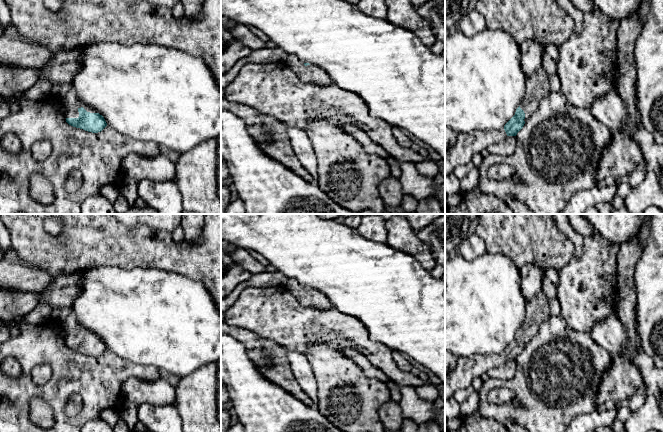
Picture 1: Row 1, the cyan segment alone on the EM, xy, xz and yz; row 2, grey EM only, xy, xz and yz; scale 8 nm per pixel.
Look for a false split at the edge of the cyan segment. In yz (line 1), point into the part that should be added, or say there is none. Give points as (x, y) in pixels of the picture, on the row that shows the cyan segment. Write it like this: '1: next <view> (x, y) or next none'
1: next yz (467, 145)

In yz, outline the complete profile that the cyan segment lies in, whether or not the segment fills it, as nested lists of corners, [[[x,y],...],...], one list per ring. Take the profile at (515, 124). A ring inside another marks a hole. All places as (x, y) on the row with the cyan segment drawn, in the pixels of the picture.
[[[540,67],[526,80],[526,91],[515,115],[499,131],[458,133],[453,146],[445,150],[445,177],[457,166],[471,162],[472,157],[489,145],[502,142],[507,136],[516,136],[526,120],[538,108],[541,99],[551,92],[549,75]]]

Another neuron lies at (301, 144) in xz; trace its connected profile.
[[[287,126],[287,133],[296,157],[304,168],[312,175],[313,183],[316,184],[318,180],[317,158],[310,138],[306,131],[297,127]]]

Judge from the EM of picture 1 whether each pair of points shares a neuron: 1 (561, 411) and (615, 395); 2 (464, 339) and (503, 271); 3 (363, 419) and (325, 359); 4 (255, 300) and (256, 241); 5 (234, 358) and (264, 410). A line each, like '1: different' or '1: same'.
1: different
2: same
3: same
4: different
5: same

